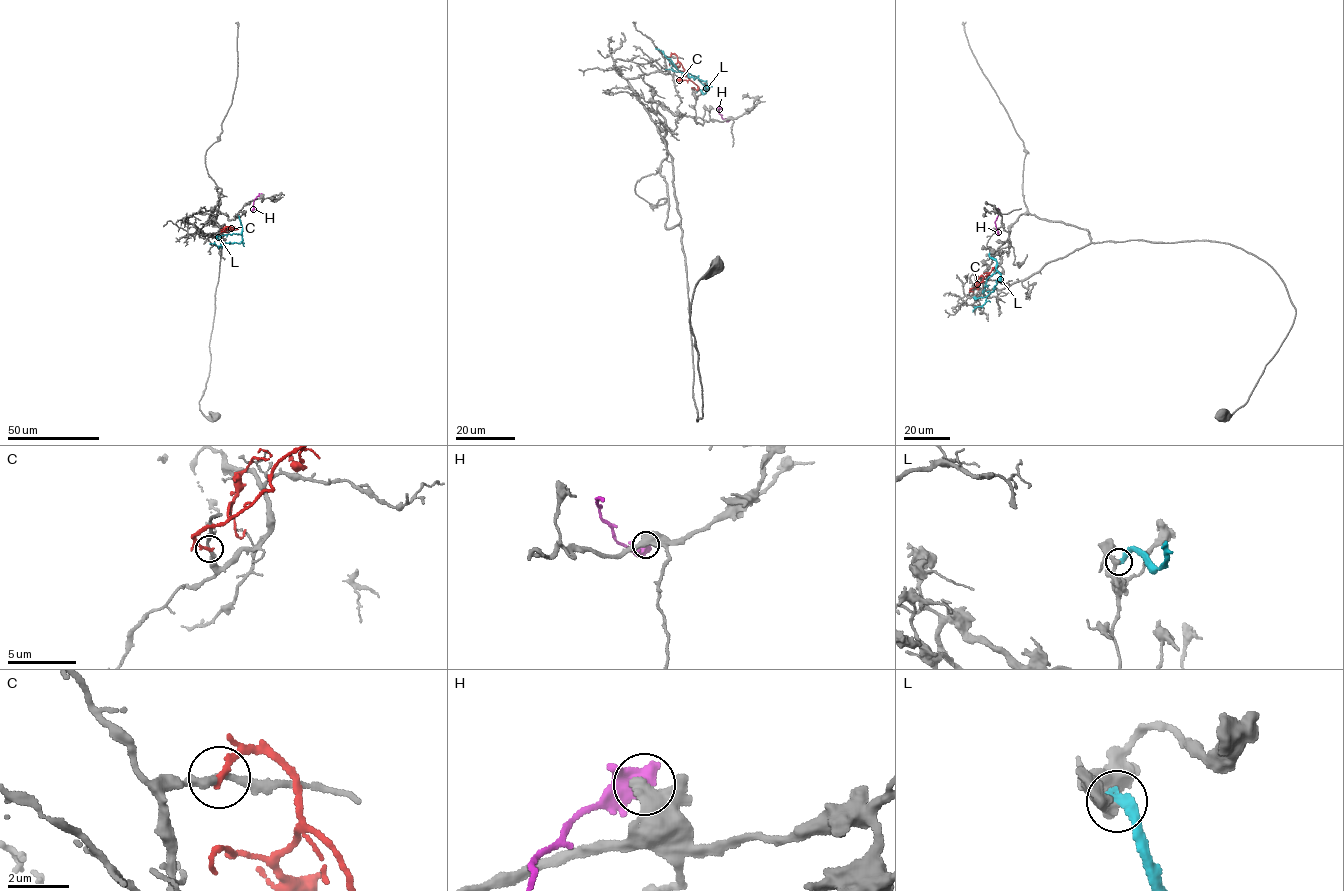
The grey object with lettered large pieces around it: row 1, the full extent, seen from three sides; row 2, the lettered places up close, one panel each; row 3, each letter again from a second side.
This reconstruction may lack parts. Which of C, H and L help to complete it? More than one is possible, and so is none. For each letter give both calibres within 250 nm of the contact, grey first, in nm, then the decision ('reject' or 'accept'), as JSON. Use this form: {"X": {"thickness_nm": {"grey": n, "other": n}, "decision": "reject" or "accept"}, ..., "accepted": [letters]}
{"C": {"thickness_nm": {"grey": 240, "other": 240}, "decision": "reject"}, "H": {"thickness_nm": {"grey": 600, "other": 440}, "decision": "reject"}, "L": {"thickness_nm": {"grey": 280, "other": 400}, "decision": "reject"}, "accepted": []}

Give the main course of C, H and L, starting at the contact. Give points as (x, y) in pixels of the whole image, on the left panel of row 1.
C: (220, 232), (237, 229), (233, 227)
H: (261, 194), (254, 199), (252, 211)
L: (238, 216), (242, 226), (240, 243), (224, 242), (218, 246), (209, 244)

